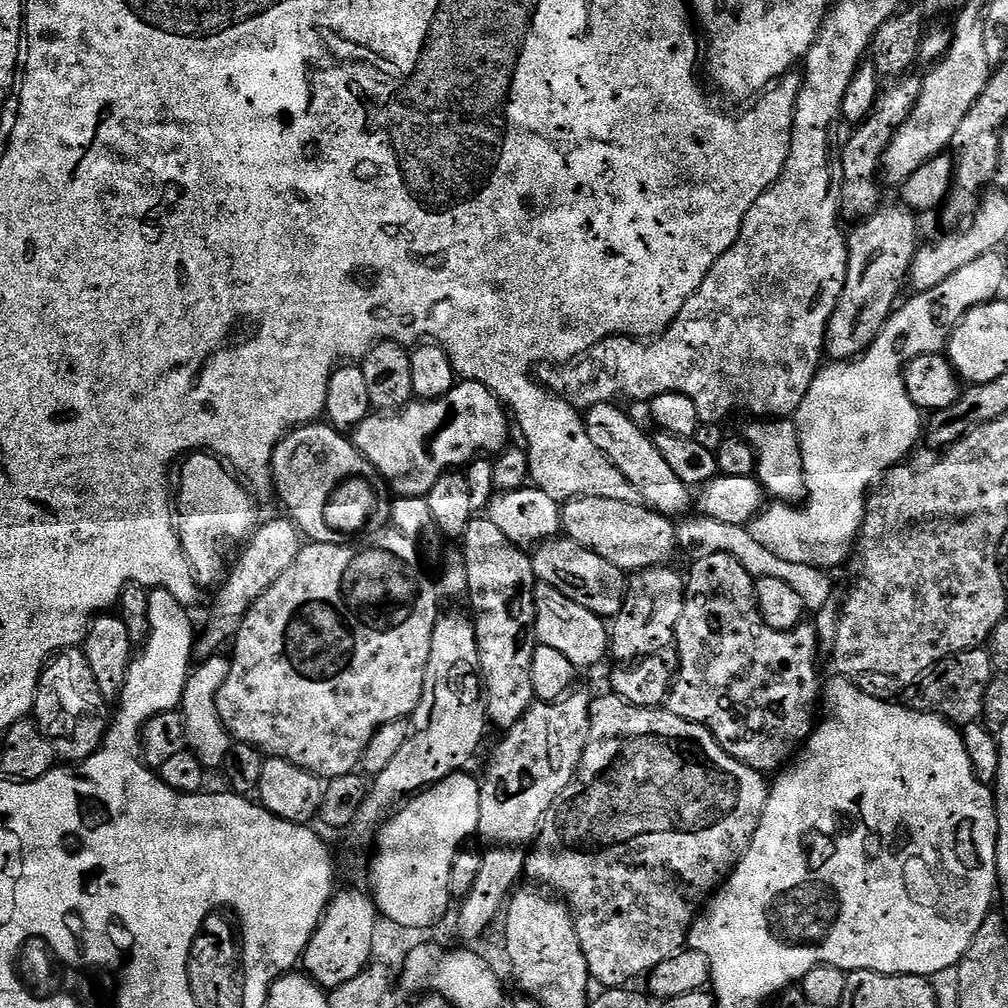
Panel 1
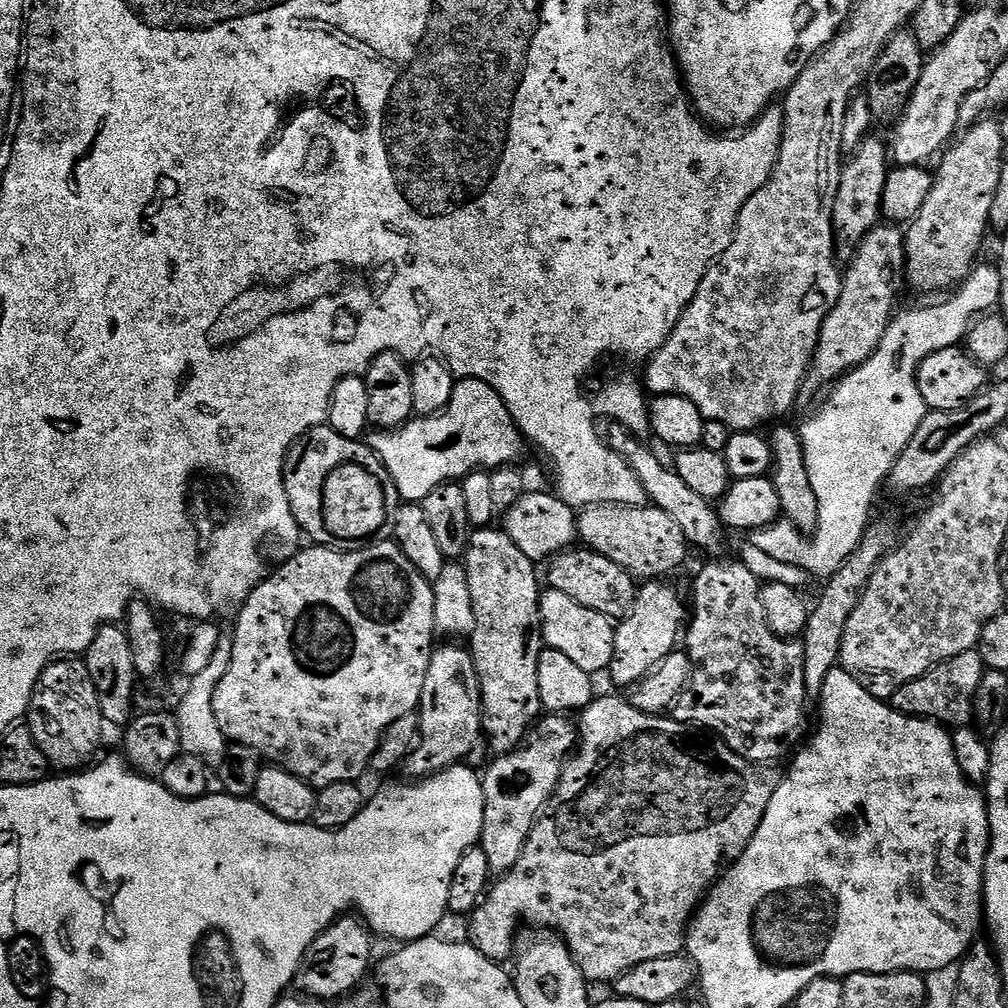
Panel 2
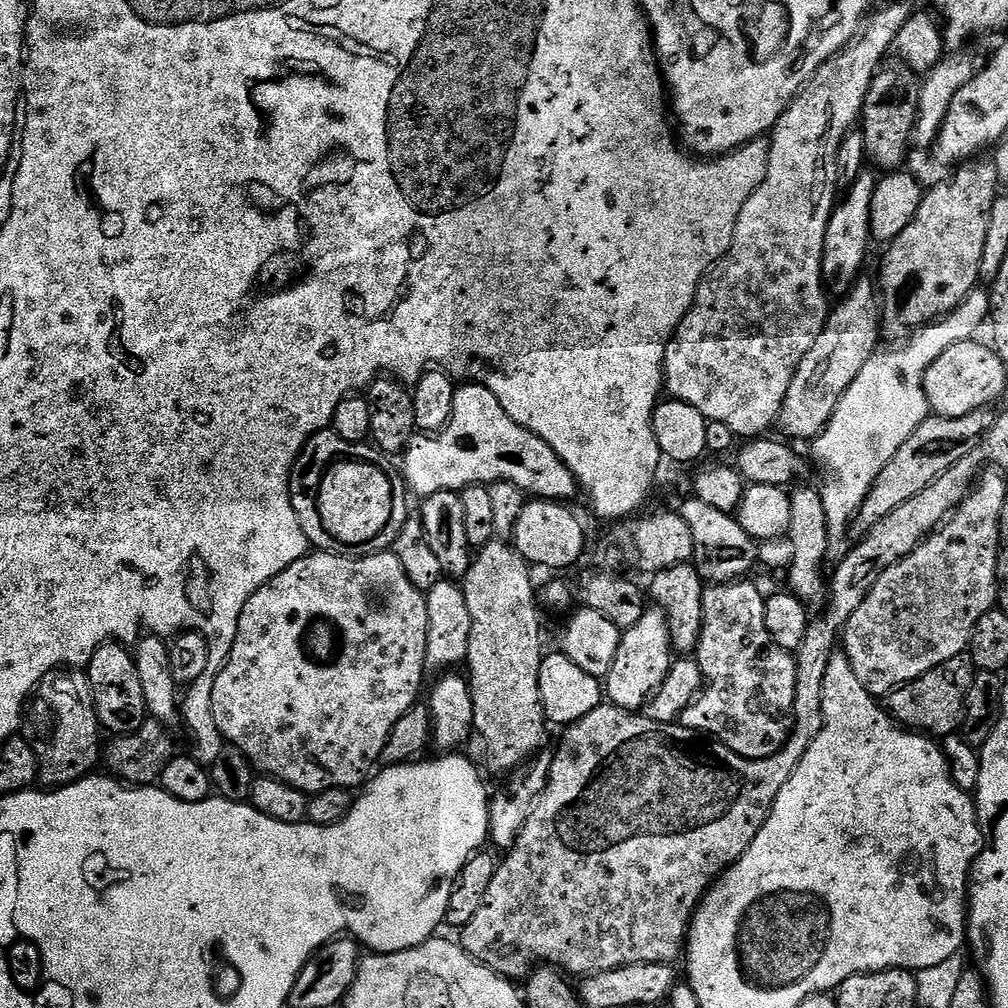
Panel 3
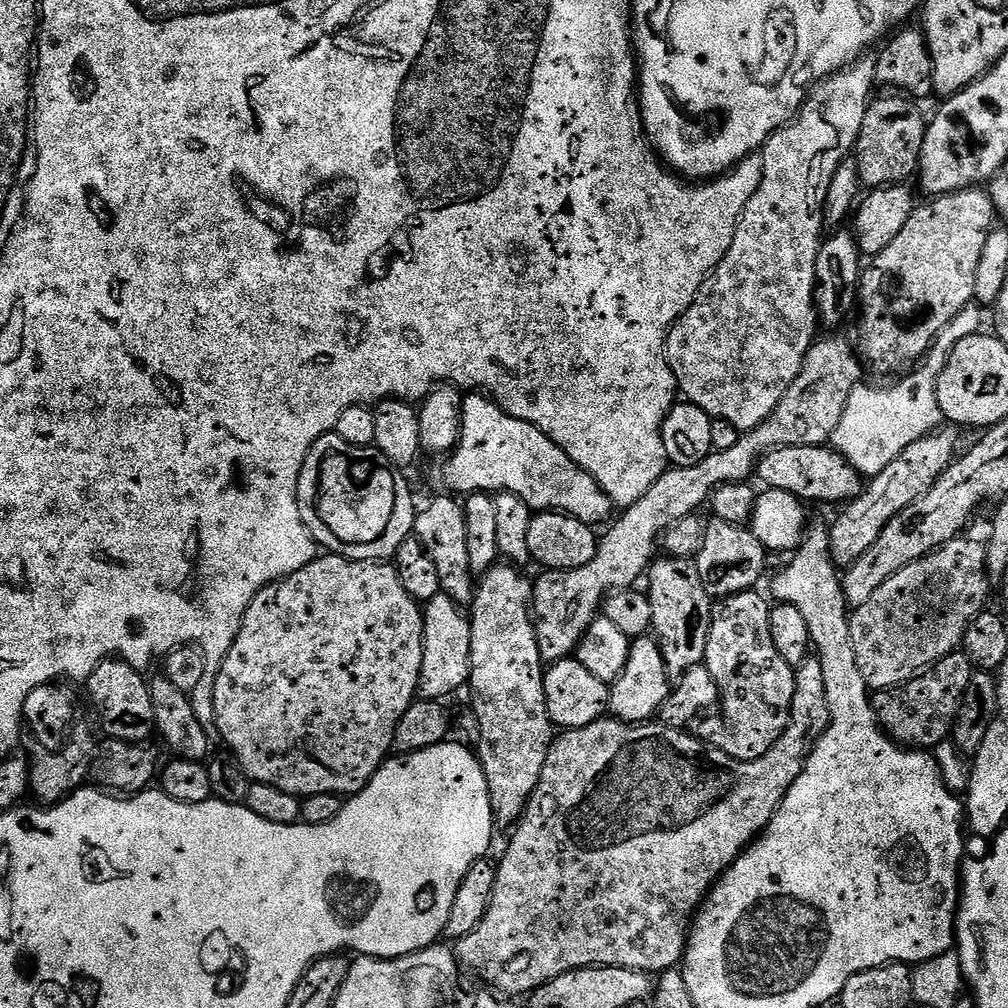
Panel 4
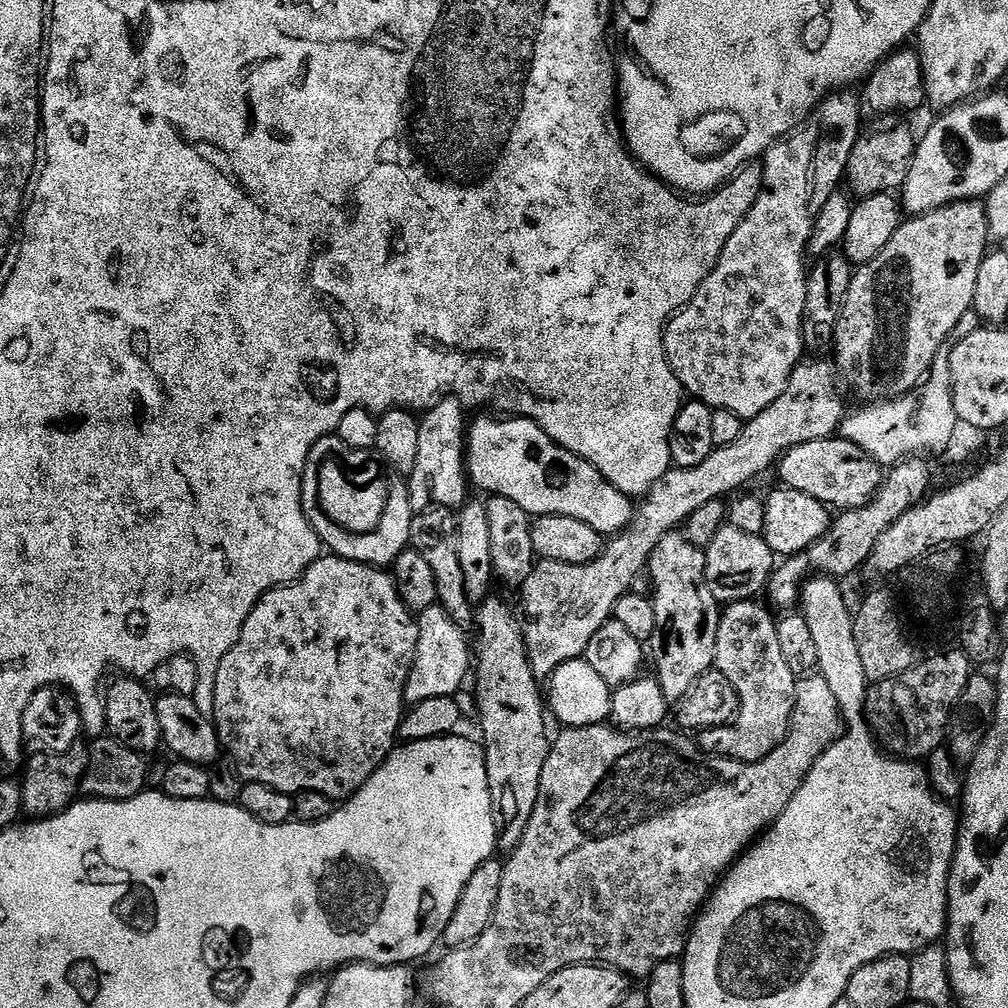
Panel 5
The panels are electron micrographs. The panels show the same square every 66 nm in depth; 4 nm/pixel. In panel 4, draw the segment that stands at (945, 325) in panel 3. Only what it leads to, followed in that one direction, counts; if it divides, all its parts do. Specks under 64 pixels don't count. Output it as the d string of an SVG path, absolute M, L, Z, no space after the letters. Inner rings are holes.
M975 303L966 305L956 315L954 322L950 322L946 330L938 334L931 350L919 363L897 379L901 379L897 384L889 388L857 386L852 391L842 414L842 422L838 422L838 430L834 430L830 444L856 468L861 477L877 476L886 470L886 466L890 466L890 462L894 462L894 458L898 458L898 454L902 454L902 450L906 450L906 446L910 446L910 442L918 442L918 438L928 436L941 427L942 417L936 393L940 371L962 338L975 336L981 331L980 323L984 316L979 311L981 309Z

